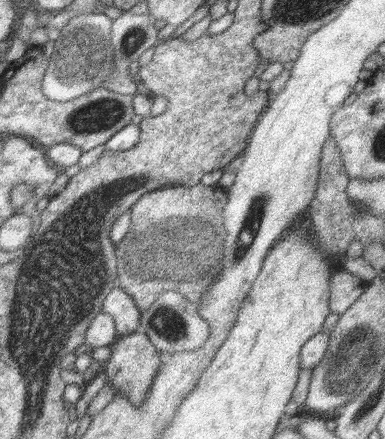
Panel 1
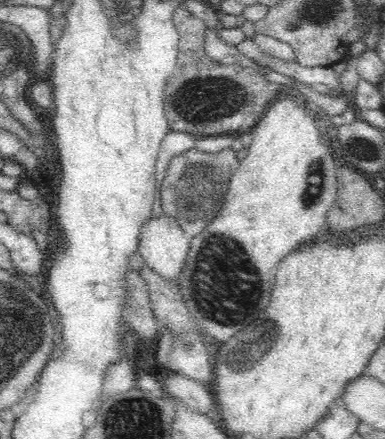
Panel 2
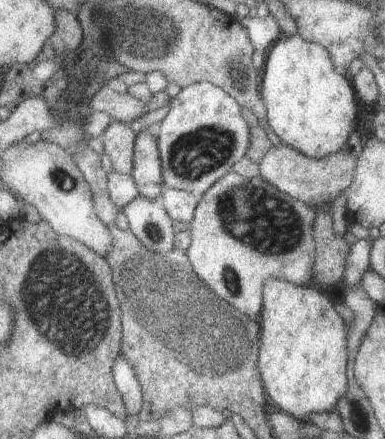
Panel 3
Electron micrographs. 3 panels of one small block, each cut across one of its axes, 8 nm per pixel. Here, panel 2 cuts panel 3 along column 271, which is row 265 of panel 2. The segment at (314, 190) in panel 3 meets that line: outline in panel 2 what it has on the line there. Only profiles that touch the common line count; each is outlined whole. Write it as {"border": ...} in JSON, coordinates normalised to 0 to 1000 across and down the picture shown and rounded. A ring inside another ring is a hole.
{"border":[[[416,478],[364,519],[358,579],[374,588],[384,610],[436,642],[447,638],[452,647],[468,647],[462,633],[478,620],[488,569],[494,542],[473,515]]]}

